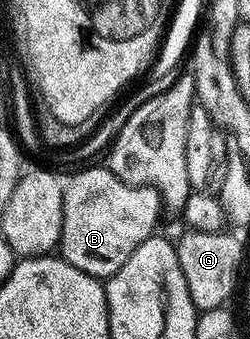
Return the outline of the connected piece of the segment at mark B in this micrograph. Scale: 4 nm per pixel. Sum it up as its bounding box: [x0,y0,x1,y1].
[60,167,160,279]

